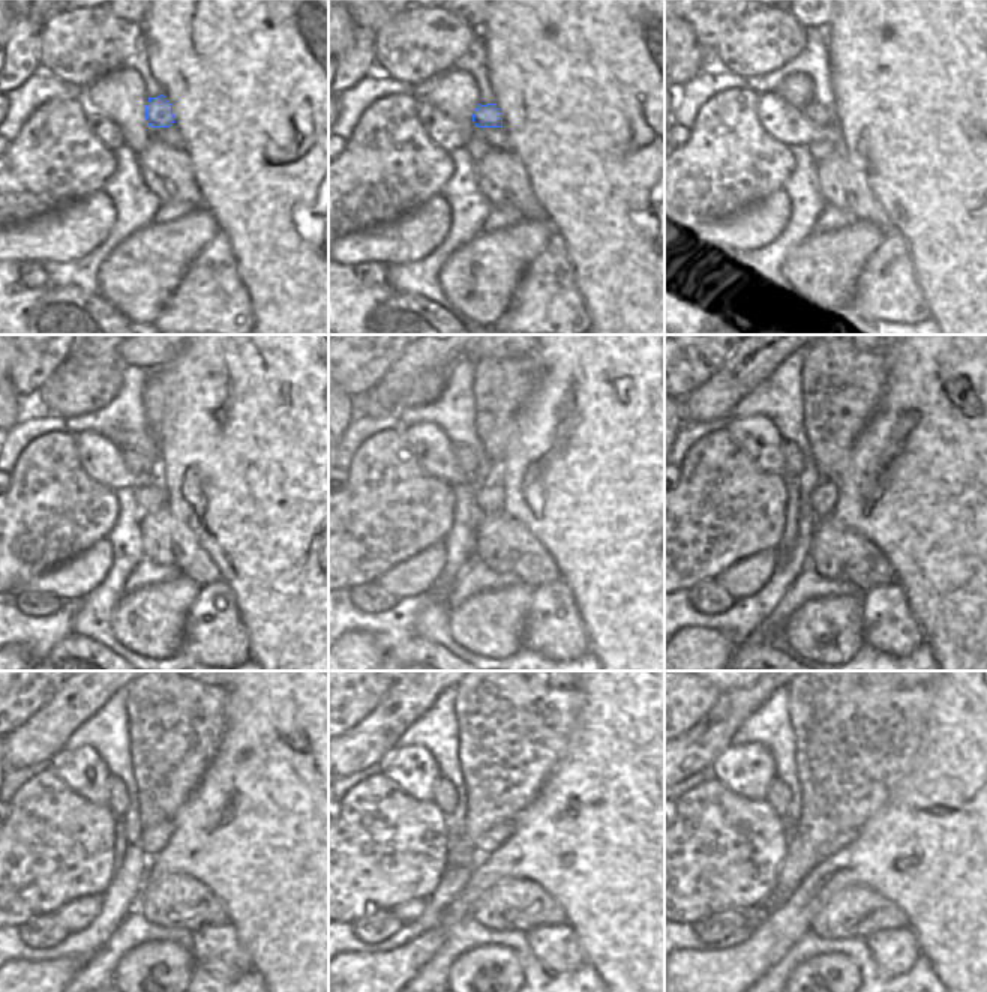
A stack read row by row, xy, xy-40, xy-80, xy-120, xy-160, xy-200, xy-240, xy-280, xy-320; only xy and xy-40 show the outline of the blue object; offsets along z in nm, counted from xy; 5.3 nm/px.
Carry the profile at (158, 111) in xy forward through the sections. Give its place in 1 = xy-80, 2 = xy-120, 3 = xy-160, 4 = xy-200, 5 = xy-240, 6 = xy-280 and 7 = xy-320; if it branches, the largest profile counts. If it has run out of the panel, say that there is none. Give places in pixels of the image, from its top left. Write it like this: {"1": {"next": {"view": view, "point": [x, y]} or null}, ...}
{"1": {"next": {"view": "xy-80", "point": [816, 114]}}, "2": {"next": {"view": "xy-120", "point": [138, 464]}}, "3": {"next": {"view": "xy-160", "point": [468, 461]}}, "4": {"next": {"view": "xy-200", "point": [794, 462]}}, "5": {"next": {"view": "xy-240", "point": [117, 803]}}, "6": {"next": {"view": "xy-280", "point": [444, 794]}}, "7": {"next": {"view": "xy-320", "point": [777, 794]}}}

